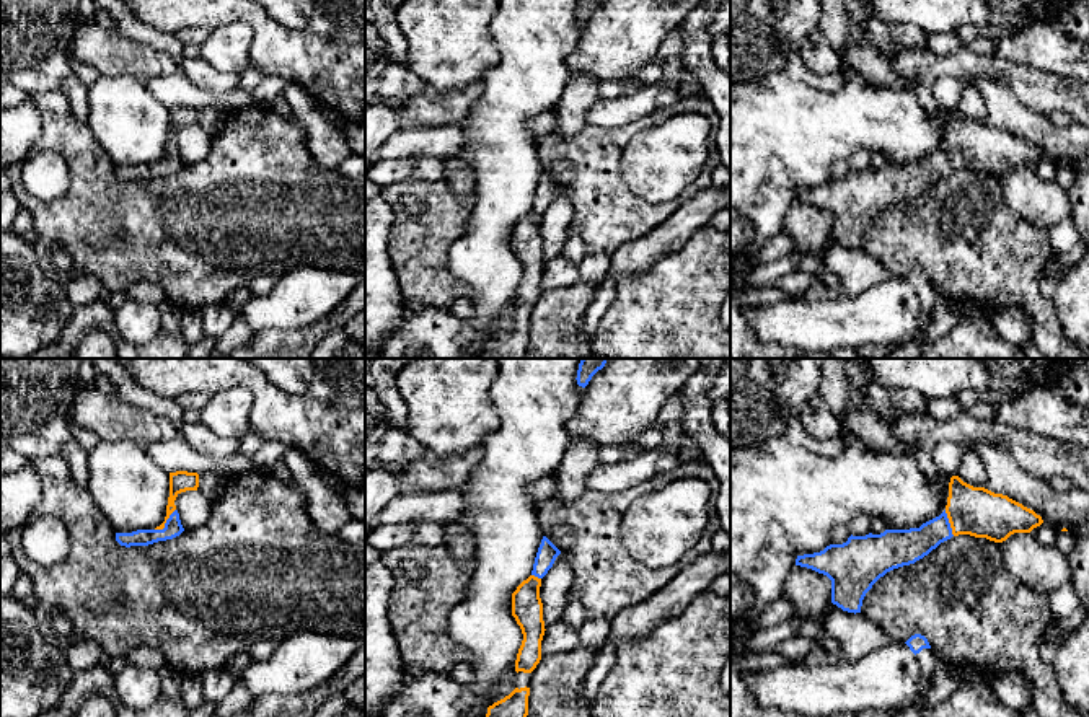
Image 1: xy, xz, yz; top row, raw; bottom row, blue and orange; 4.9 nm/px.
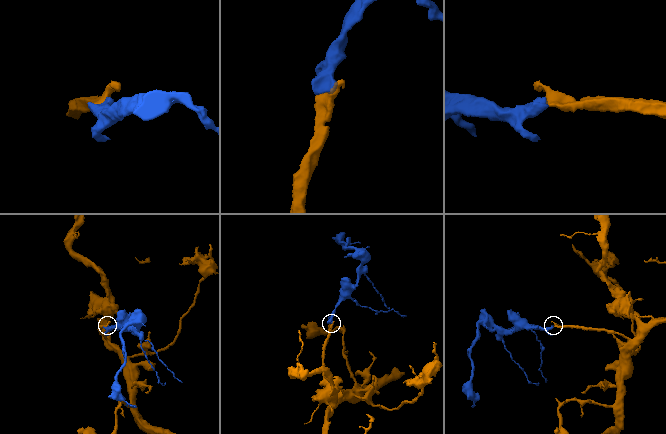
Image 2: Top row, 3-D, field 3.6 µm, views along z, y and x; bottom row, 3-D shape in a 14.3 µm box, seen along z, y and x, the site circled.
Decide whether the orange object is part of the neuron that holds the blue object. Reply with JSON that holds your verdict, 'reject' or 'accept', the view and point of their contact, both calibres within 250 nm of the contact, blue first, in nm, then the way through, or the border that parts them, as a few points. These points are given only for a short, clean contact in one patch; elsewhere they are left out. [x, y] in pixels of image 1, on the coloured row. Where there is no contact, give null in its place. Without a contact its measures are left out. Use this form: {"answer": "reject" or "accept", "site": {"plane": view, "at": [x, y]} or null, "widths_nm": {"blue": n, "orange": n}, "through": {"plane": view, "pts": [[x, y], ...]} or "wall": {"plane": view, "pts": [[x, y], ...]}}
{"answer": "accept", "site": {"plane": "xy", "at": [167, 522]}, "widths_nm": {"blue": 90, "orange": 110}, "through": {"plane": "xy", "pts": [[173, 527], [167, 522], [180, 481]]}}

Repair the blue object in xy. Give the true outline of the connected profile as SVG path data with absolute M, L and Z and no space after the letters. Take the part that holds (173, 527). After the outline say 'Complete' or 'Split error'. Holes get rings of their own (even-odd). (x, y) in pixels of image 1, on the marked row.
M187 471L170 473L170 497L166 505L165 521L155 530L137 530L132 533L116 533L116 541L121 546L148 546L158 541L166 541L179 536L184 528L179 520L174 500L181 492L197 490L199 474Z. Split error

